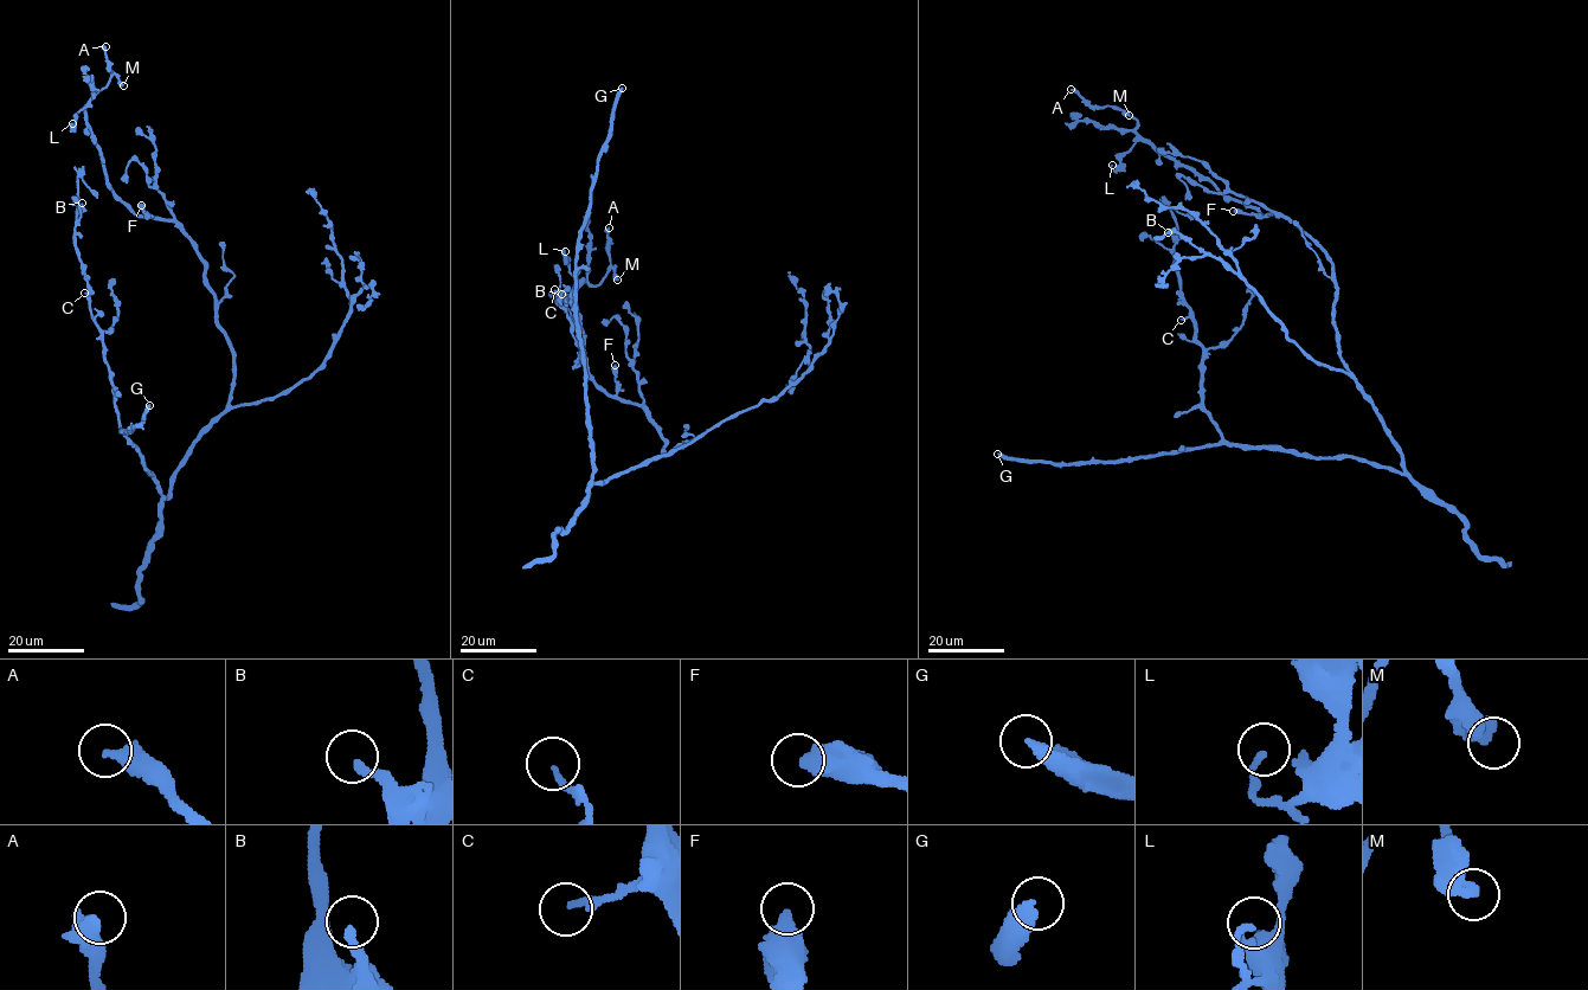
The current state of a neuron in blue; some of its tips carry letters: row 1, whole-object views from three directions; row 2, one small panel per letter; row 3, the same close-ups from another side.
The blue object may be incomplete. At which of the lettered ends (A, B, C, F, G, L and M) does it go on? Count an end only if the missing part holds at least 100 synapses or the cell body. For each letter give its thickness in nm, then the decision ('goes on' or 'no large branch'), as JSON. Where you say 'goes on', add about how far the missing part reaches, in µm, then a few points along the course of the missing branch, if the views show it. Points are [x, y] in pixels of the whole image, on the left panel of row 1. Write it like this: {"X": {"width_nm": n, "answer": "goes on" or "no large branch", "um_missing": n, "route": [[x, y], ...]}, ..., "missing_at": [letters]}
{"A": {"width_nm": 280, "answer": "no large branch"}, "B": {"width_nm": 220, "answer": "no large branch"}, "C": {"width_nm": 160, "answer": "no large branch"}, "F": {"width_nm": 500, "answer": "no large branch"}, "G": {"width_nm": 400, "answer": "goes on", "um_missing": 50}, "L": {"width_nm": 160, "answer": "no large branch"}, "M": {"width_nm": 440, "answer": "no large branch"}, "missing_at": ["G"]}

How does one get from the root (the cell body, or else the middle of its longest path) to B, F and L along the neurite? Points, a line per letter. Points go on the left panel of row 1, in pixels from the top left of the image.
B: (195, 442), (161, 502), (156, 480), (120, 425), (111, 372), (76, 246), (75, 225), (82, 203)
F: (195, 442), (233, 389), (231, 341), (218, 325), (197, 246), (173, 222), (146, 218), (141, 205)
L: (195, 442), (225, 407), (233, 381), (205, 262), (175, 223), (137, 217), (111, 190), (87, 105), (72, 123)

